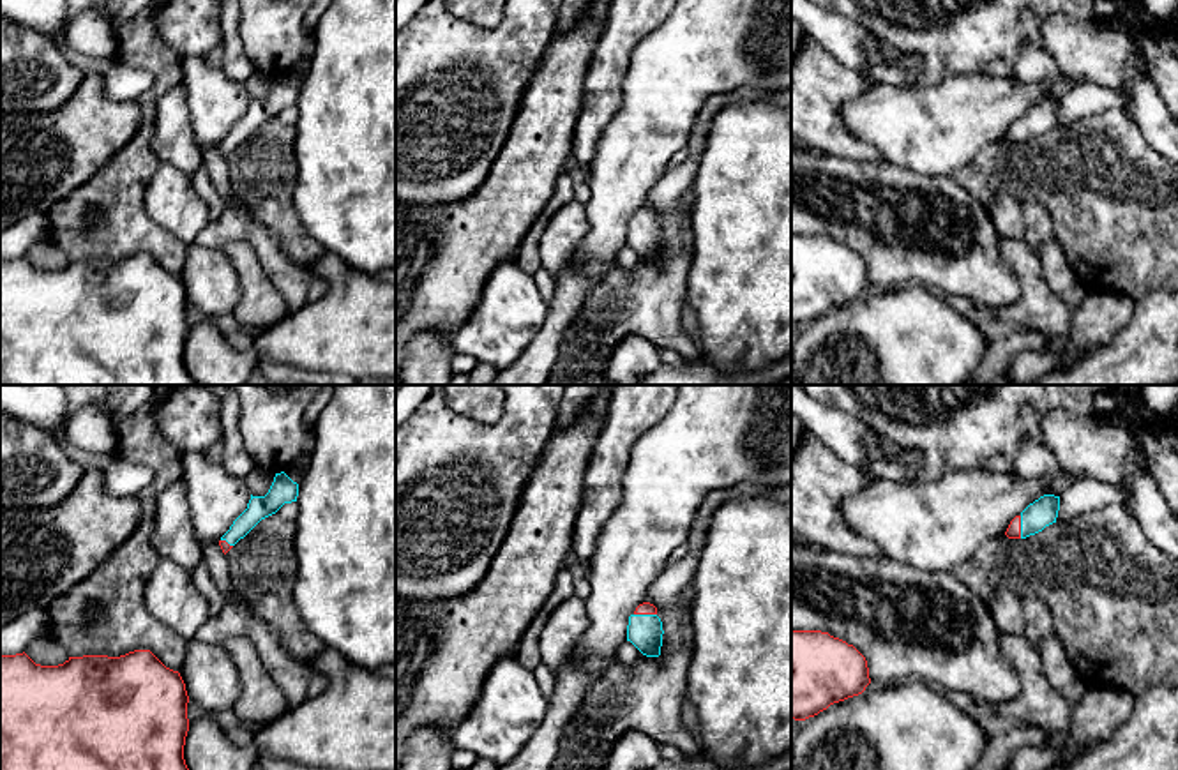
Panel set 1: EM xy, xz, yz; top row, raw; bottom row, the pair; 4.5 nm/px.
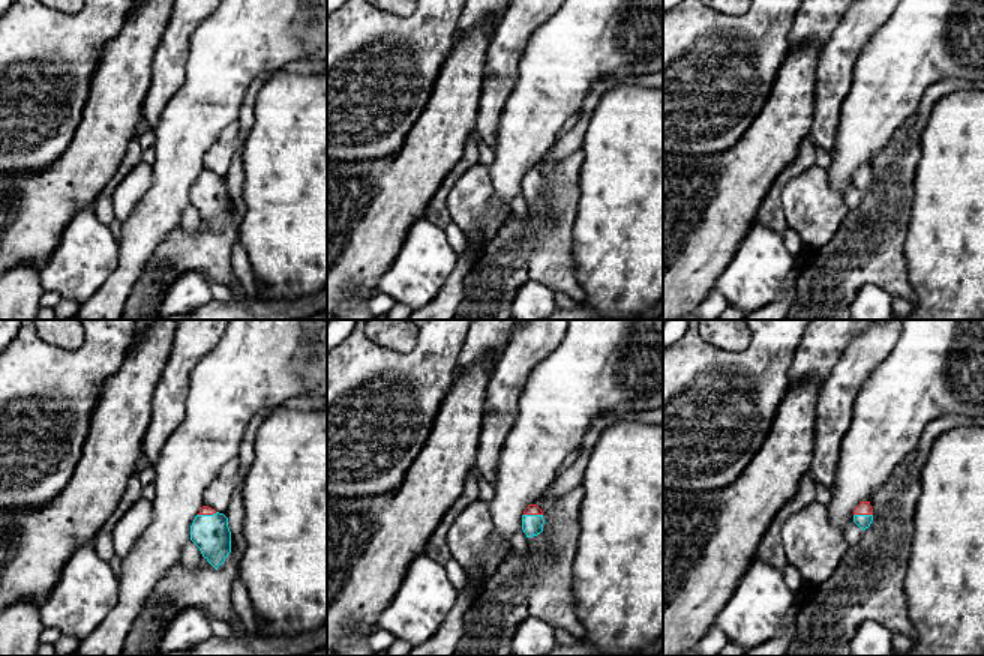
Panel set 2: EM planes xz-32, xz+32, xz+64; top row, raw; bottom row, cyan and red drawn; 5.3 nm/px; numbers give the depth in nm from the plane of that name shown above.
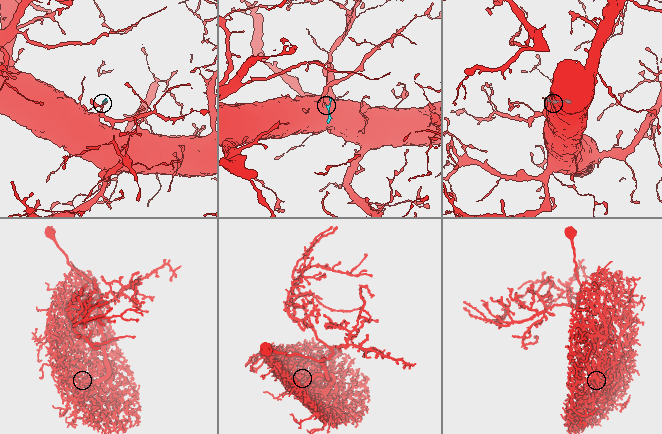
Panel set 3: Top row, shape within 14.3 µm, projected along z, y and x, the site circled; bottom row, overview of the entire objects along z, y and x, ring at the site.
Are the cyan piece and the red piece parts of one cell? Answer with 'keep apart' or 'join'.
join

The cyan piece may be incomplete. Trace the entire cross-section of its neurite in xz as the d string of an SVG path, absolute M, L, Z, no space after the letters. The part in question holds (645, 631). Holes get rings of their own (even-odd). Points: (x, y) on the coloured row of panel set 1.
M643 602L629 616L627 641L631 641L643 655L661 655L662 634L662 622L657 616L657 608L653 604Z

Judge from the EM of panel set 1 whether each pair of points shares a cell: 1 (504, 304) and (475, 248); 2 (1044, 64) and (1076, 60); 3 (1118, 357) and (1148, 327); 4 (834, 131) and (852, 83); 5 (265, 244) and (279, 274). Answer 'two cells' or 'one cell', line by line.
1: two cells
2: two cells
3: one cell
4: one cell
5: one cell

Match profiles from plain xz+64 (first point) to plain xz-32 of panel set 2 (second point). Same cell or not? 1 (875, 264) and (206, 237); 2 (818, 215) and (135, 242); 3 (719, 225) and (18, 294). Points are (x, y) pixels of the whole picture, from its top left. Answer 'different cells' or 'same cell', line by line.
1: same cell
2: different cells
3: different cells

